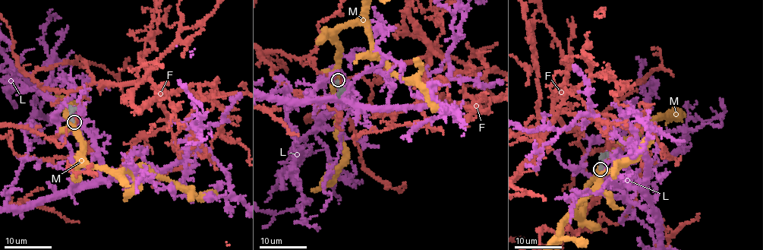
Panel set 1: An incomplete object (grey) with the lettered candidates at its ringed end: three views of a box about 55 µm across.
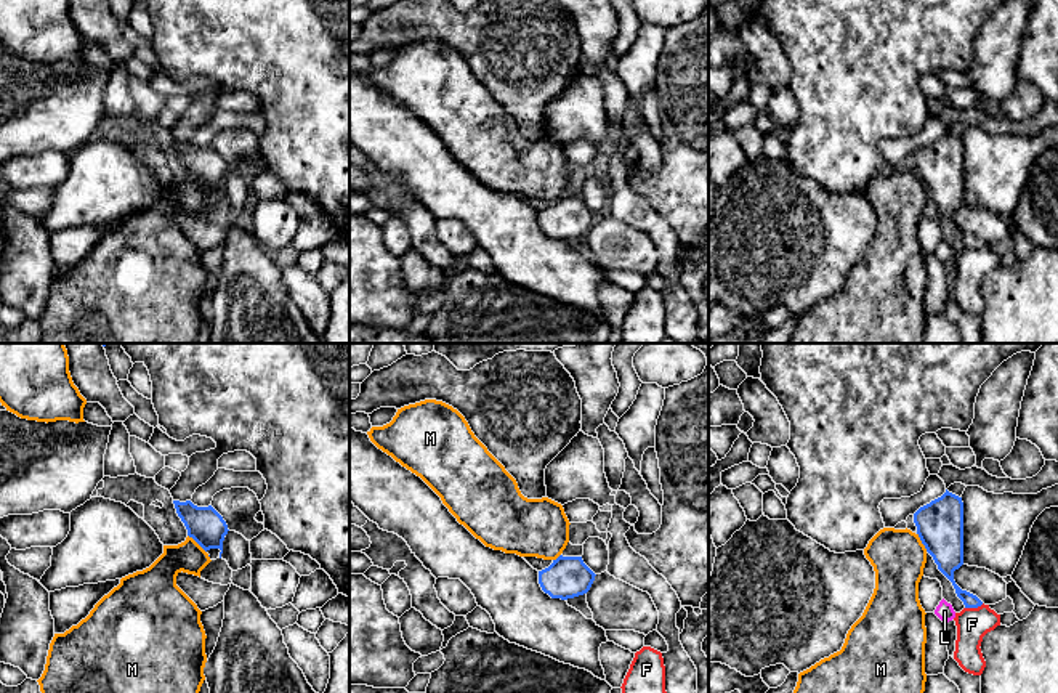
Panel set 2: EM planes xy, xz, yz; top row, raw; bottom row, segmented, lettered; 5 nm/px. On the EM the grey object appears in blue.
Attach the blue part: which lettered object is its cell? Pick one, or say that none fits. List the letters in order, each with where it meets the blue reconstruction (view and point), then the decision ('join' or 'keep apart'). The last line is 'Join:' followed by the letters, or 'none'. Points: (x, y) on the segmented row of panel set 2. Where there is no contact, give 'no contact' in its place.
F: contact yz (973, 607); keep apart
L: no contact; keep apart
M: contact xy (197, 543); keep apart
Join: none

